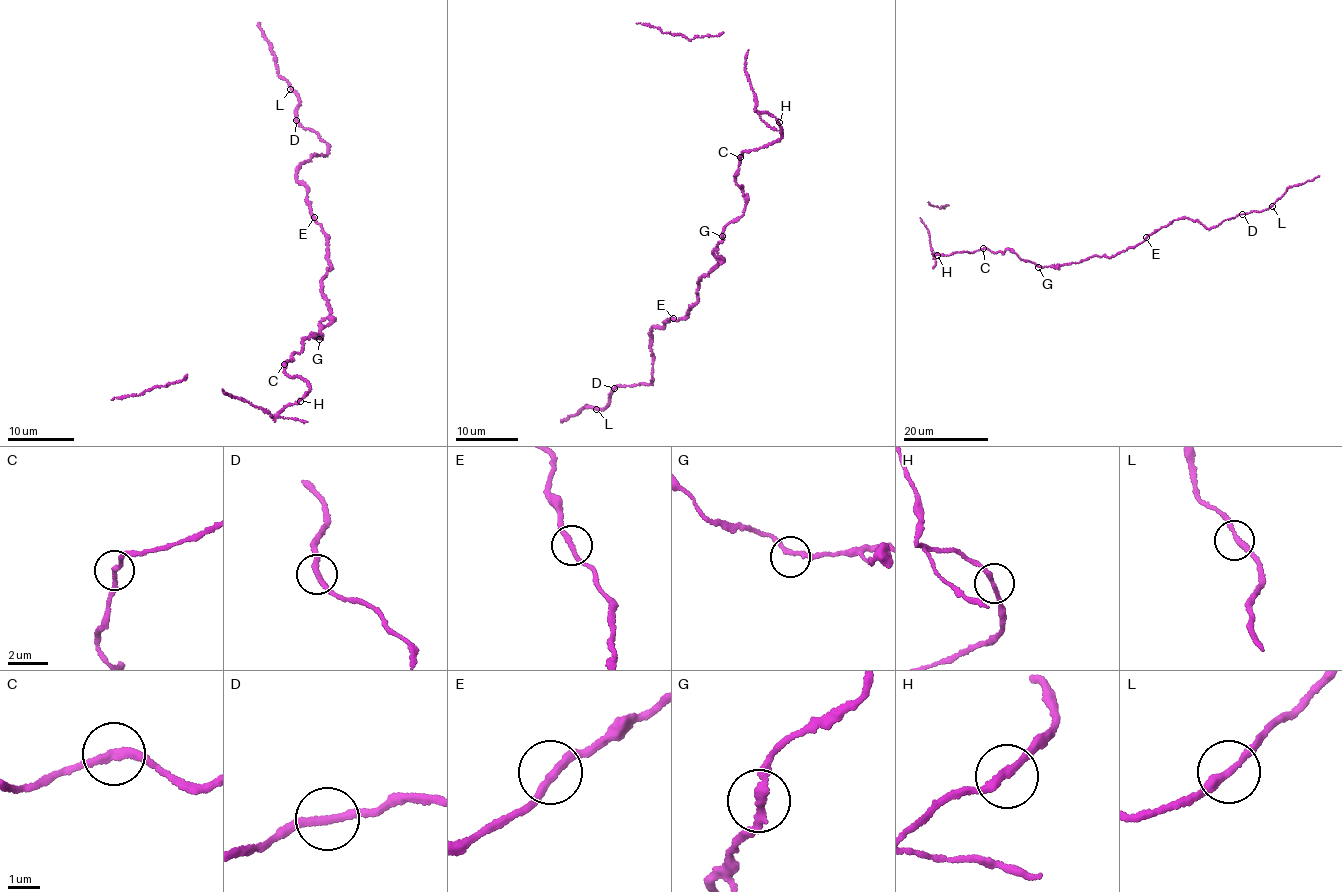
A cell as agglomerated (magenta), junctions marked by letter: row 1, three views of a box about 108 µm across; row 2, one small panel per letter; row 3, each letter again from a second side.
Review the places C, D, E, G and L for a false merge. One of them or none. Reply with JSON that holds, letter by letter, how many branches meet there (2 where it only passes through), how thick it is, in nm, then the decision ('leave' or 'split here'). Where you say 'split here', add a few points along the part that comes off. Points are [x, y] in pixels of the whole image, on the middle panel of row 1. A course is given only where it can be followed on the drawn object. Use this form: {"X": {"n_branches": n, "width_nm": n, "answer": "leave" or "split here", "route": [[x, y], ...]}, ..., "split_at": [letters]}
{"C": {"n_branches": 2, "width_nm": 240, "answer": "split here"}, "D": {"n_branches": 2, "width_nm": 240, "answer": "leave"}, "E": {"n_branches": 2, "width_nm": 240, "answer": "leave"}, "G": {"n_branches": 2, "width_nm": 240, "answer": "leave"}, "L": {"n_branches": 2, "width_nm": 240, "answer": "leave"}, "split_at": ["C"]}

